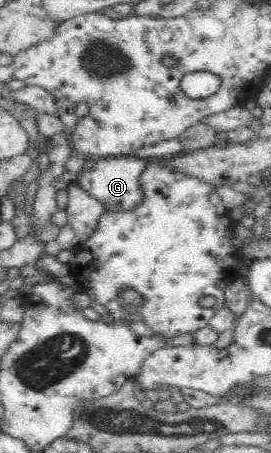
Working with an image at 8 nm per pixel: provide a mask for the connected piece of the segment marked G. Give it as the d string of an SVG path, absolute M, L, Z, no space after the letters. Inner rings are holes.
M128 155L118 157L95 158L96 164L90 172L81 171L77 184L92 198L96 198L108 211L132 211L144 201L144 192L140 185L140 176L151 160Z

